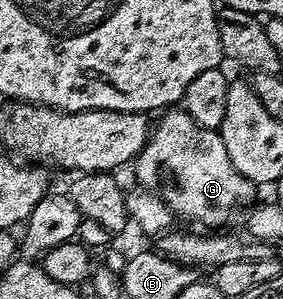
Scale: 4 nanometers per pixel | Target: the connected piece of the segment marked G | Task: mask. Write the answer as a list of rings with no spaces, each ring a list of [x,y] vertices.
[[[181,108],[170,109],[160,118],[161,123],[152,127],[147,144],[137,153],[135,167],[141,181],[138,183],[158,194],[174,215],[182,214],[193,222],[202,222],[205,228],[224,227],[221,225],[236,210],[244,211],[254,201],[258,187],[231,164],[231,156],[227,156],[218,131],[195,124],[191,115]]]

